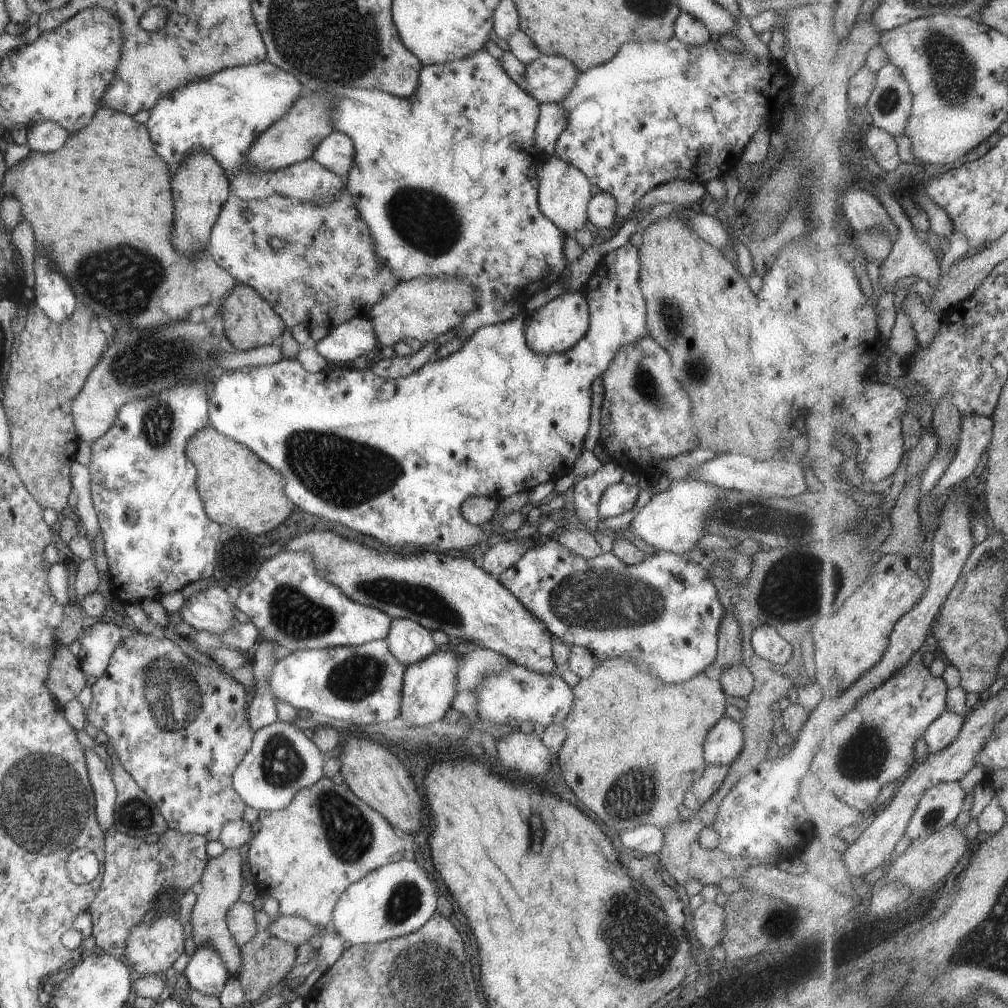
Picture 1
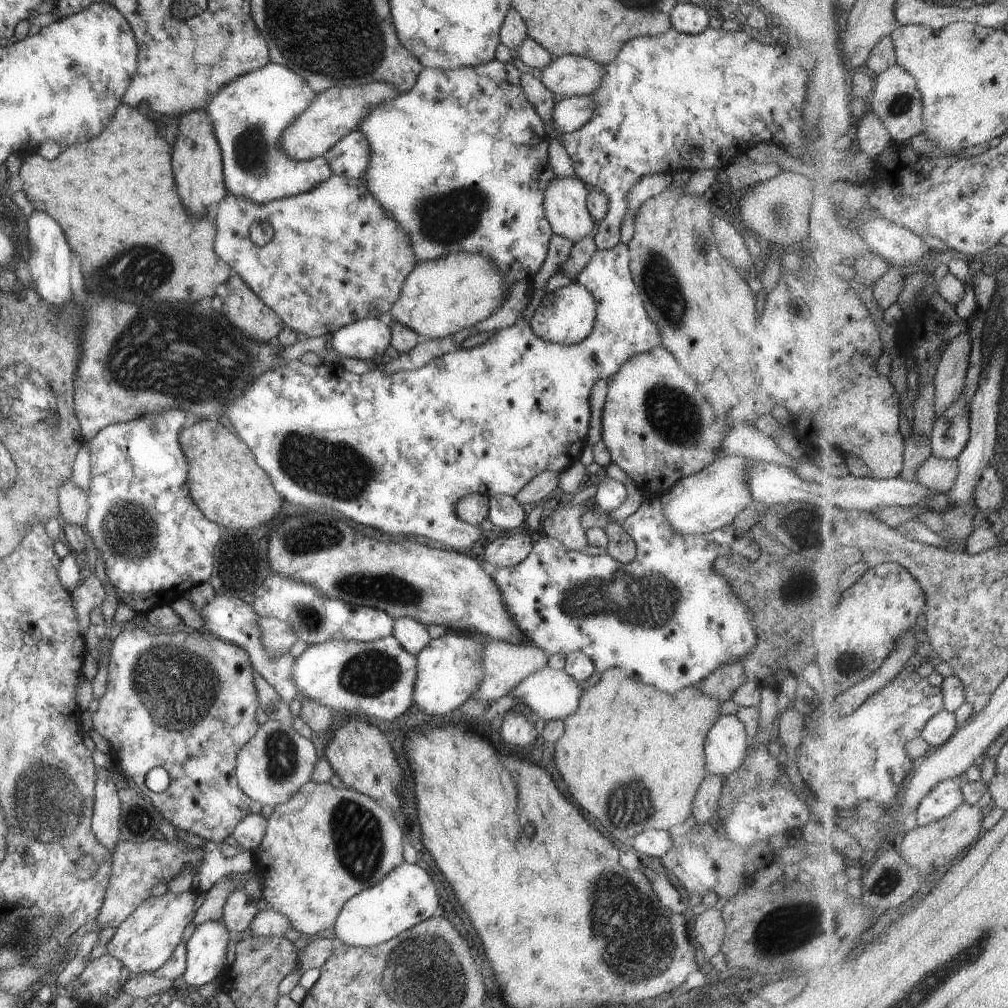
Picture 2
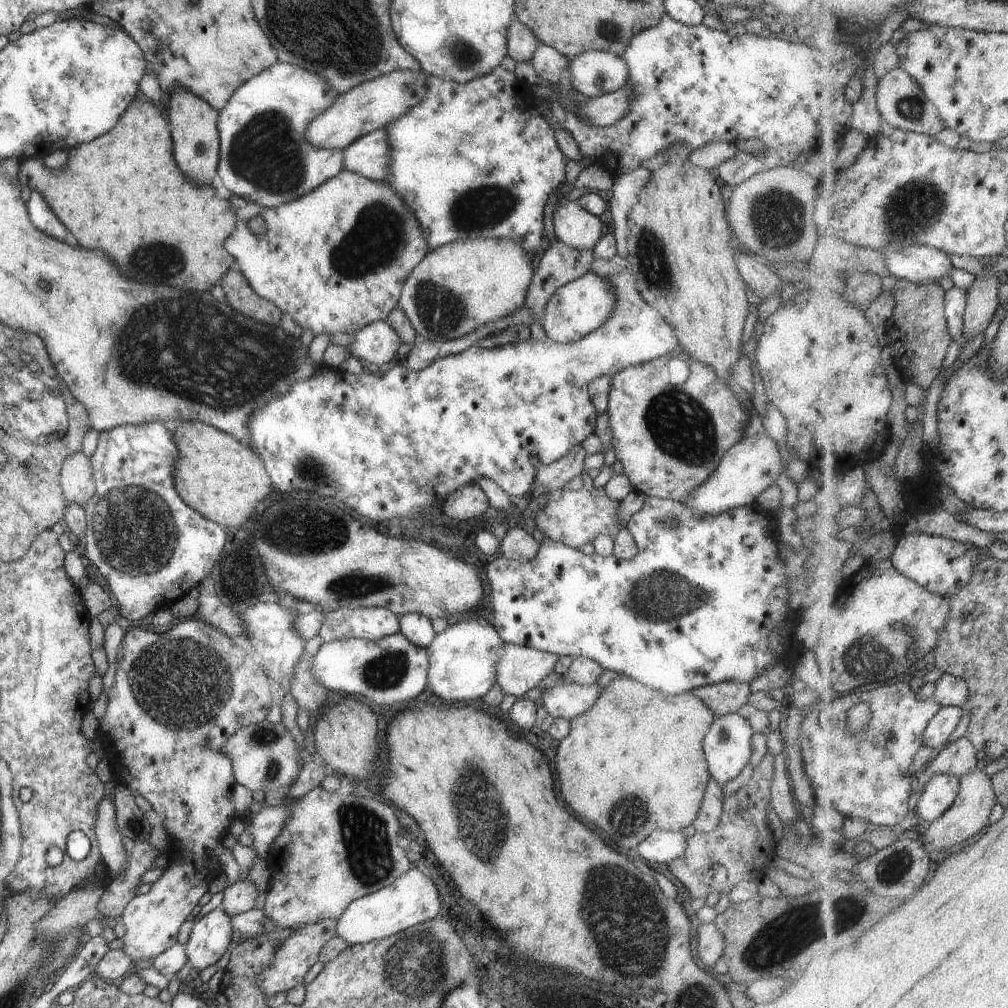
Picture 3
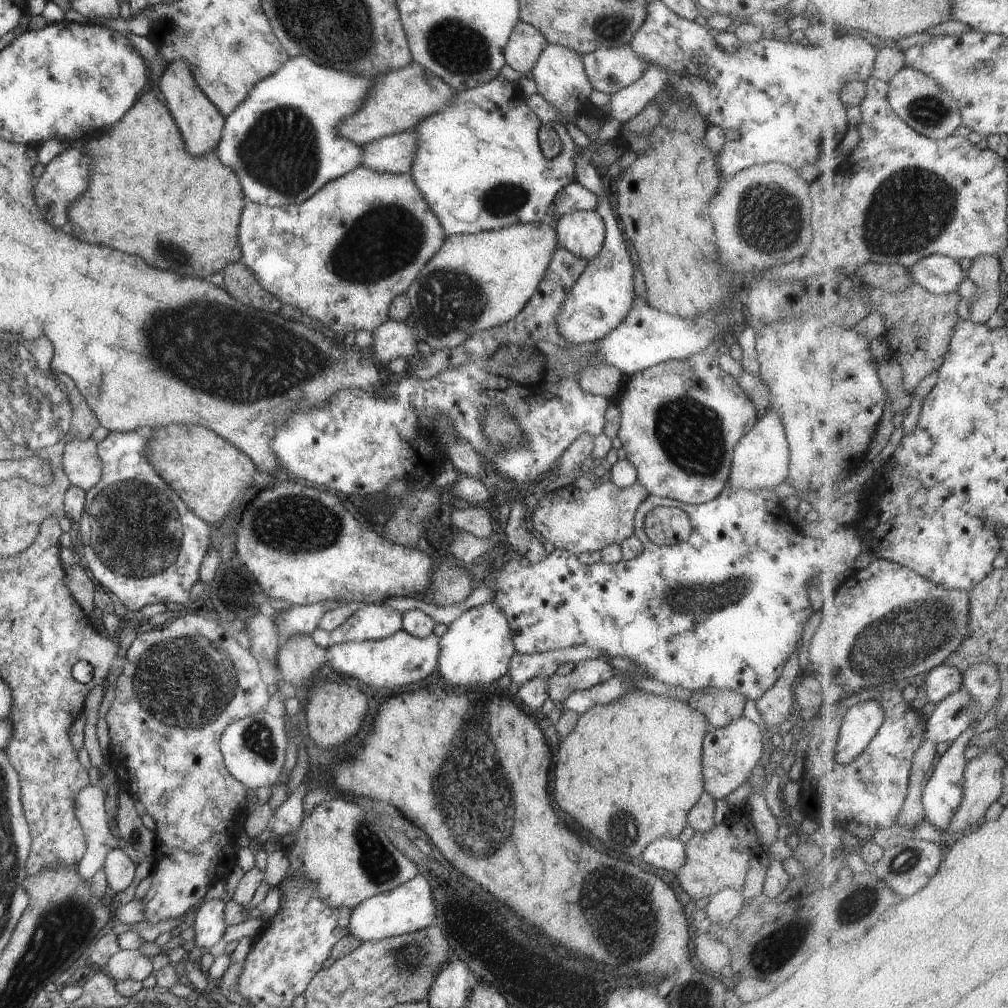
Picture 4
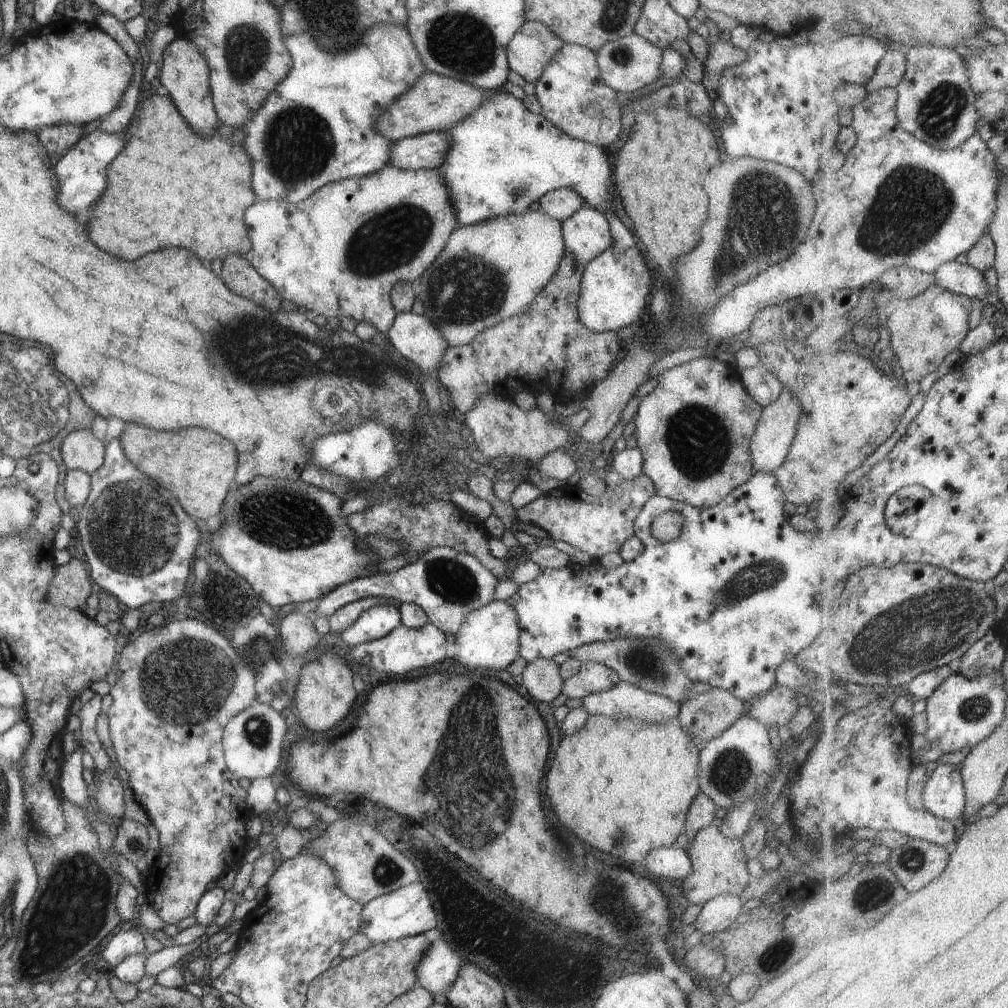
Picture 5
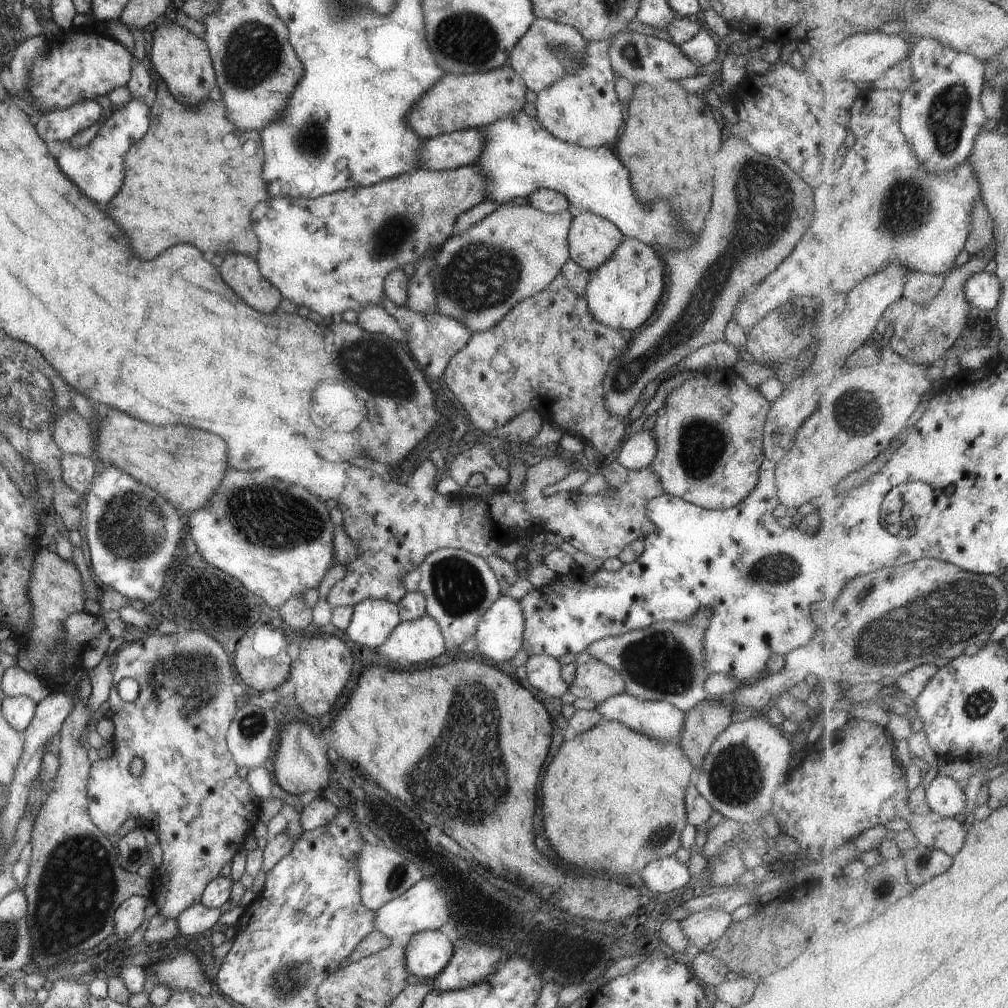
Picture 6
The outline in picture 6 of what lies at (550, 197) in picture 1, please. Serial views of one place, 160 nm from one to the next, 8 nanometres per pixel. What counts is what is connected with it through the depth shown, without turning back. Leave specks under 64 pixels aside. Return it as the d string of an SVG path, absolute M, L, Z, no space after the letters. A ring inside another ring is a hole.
M573 211L566 241L570 259L581 268L594 271L610 257L624 236L606 218L585 211Z

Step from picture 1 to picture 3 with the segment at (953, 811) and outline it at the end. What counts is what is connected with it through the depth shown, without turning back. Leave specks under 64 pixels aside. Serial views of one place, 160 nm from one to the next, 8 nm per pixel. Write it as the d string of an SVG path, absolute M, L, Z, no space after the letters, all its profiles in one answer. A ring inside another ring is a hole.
M937 774L924 786L918 800L920 817L930 824L942 818L954 805L961 791L961 782L953 774Z

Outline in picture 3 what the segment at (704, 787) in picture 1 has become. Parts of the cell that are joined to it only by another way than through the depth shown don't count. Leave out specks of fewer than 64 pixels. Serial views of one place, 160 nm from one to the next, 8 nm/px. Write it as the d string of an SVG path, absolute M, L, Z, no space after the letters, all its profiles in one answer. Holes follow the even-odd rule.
M712 779L708 781L699 809L691 825L694 831L709 833L713 828L716 828L722 814L722 787Z

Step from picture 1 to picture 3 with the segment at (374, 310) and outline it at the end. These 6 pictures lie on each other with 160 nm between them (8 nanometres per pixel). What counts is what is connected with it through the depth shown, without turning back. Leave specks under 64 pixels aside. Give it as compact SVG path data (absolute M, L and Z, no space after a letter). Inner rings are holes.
M505 238L449 242L445 246L428 251L417 265L413 266L413 270L403 282L396 306L405 314L418 338L434 342L458 338L481 324L521 308L534 272L534 263L535 261L529 260L527 252L523 252L523 248L517 242Z

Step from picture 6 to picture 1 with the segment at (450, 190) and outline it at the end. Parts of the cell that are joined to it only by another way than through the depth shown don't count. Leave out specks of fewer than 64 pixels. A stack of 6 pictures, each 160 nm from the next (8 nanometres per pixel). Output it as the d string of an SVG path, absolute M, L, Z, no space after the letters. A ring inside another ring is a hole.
M346 187L328 201L314 203L295 201L281 195L240 199L230 194L221 205L204 250L217 266L226 270L237 282L254 288L270 304L273 312L281 317L287 329L299 323L307 325L309 330L315 326L329 330L351 317L367 317L373 304L399 284L393 271L378 261L371 233L361 220ZM271 236L284 242L281 249L274 249L267 243Z

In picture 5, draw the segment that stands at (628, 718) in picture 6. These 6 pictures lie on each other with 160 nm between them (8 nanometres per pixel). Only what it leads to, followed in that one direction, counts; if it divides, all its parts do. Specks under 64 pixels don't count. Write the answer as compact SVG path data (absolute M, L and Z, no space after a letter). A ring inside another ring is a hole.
M617 682L615 686L611 686L608 690L587 694L581 698L581 708L589 715L599 714L613 717L616 719L633 718L641 720L641 722L667 722L669 718L678 716L678 711L681 708L680 703L675 703L673 700L665 696L647 692L643 688L632 686L627 682Z

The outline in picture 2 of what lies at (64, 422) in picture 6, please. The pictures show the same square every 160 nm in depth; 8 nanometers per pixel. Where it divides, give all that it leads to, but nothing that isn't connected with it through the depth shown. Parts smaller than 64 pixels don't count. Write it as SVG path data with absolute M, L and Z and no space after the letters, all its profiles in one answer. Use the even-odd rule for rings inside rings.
M71 480L63 482L58 492L58 506L60 522L83 526L88 511L87 494L85 490L77 488Z

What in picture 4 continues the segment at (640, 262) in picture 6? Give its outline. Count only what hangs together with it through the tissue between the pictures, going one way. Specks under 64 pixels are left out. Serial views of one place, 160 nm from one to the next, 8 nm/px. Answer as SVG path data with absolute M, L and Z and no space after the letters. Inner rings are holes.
M576 149L573 152L573 172L575 182L597 196L597 208L594 212L603 220L605 228L601 250L588 261L588 267L579 274L573 286L569 288L561 308L556 316L556 329L570 346L597 341L613 330L629 312L633 302L633 266L631 265L624 238L619 232L615 215L609 206L609 196L603 188L601 177L595 171L586 151Z

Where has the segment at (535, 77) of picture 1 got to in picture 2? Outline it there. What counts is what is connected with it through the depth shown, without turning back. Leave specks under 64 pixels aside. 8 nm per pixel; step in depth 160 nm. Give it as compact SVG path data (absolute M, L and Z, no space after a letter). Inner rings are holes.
M564 55L552 57L539 72L542 86L555 96L583 96L597 88L604 66L583 56Z

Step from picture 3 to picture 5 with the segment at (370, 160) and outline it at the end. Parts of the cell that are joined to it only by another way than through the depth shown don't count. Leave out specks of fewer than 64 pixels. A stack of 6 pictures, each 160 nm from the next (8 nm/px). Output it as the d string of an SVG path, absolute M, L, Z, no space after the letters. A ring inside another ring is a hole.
M445 131L407 136L391 142L386 164L411 171L435 169L443 162L447 148Z

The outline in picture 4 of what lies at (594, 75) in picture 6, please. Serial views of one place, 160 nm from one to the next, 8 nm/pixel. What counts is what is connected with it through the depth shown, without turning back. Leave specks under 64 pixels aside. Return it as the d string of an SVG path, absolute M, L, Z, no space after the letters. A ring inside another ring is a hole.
M548 44L544 50L541 50L539 58L530 71L536 92L554 107L560 113L562 120L566 122L575 123L575 118L583 114L583 110L585 112L591 110L589 94L591 94L592 88L583 72L581 58L582 55L565 46Z

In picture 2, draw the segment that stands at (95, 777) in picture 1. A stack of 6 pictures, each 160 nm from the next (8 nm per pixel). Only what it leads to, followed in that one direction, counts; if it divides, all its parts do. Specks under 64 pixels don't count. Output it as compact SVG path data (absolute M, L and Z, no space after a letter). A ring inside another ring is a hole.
M98 768L90 823L97 842L110 852L121 840L118 828L120 801L111 776L111 771Z

